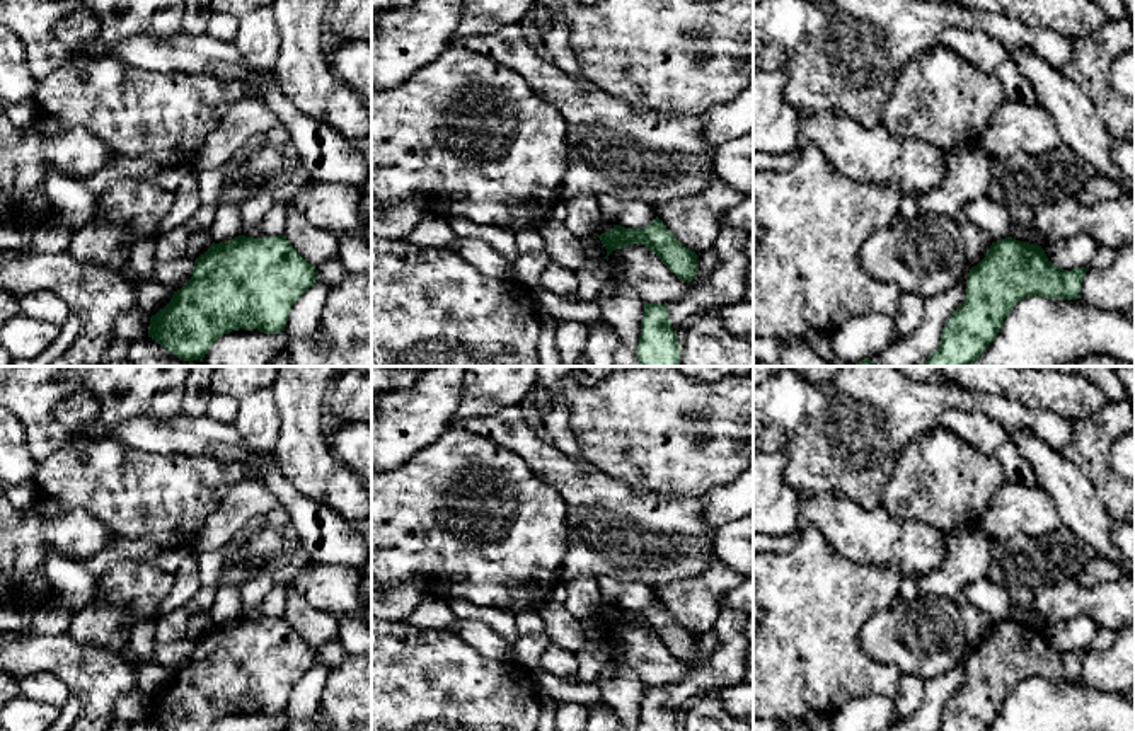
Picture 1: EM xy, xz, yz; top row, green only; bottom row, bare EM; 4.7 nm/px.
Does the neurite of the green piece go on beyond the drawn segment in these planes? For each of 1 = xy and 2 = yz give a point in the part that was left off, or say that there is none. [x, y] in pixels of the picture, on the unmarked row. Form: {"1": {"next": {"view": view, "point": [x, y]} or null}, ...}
{"1": {"next": null}, "2": {"next": null}}

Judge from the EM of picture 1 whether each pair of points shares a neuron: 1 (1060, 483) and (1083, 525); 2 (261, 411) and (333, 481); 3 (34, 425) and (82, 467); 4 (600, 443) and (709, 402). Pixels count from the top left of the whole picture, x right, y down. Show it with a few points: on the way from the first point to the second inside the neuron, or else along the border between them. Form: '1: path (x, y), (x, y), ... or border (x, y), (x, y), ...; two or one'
1: path (1071, 493), (1083, 515); one
2: border (273, 389), (280, 420), (275, 450); two
3: border (89, 440), (57, 448), (38, 462); two
4: path (627, 426), (667, 426), (682, 411); one

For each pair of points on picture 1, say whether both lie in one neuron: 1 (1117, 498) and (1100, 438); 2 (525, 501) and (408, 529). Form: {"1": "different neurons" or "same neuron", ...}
{"1": "same neuron", "2": "same neuron"}

